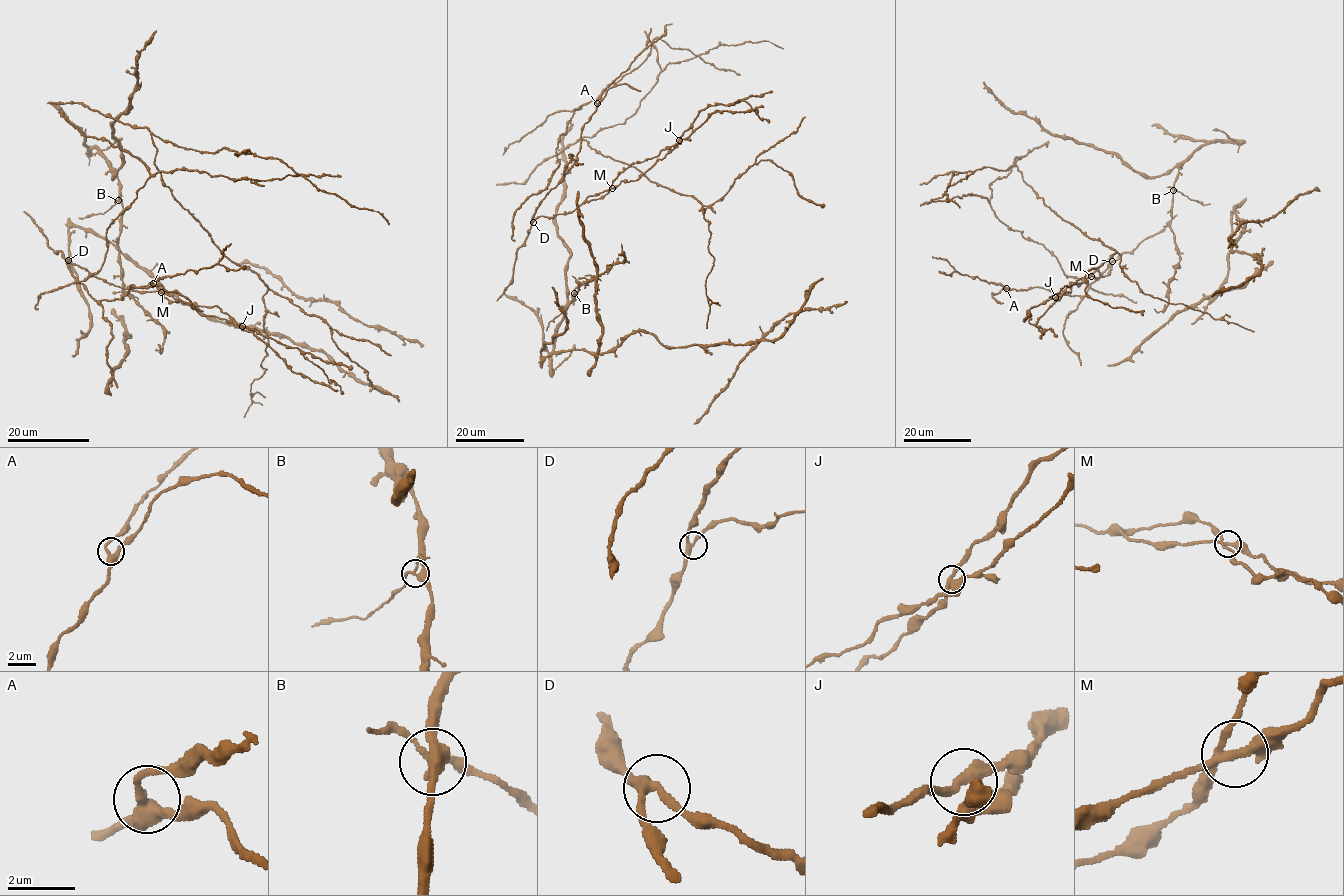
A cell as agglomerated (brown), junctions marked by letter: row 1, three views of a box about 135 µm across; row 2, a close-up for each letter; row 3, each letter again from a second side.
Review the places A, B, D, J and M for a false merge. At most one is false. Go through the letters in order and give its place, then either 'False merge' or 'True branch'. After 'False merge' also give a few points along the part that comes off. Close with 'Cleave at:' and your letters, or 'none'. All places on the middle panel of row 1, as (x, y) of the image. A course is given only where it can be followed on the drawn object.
A: Place: (597, 103). True branch
B: Place: (574, 293). False merge. Course of the part to remove: (574, 292), (571, 301), (549, 322), (546, 331)
D: Place: (533, 222). True branch
J: Place: (679, 140). True branch
M: Place: (612, 188). True branch
Cleave at: B

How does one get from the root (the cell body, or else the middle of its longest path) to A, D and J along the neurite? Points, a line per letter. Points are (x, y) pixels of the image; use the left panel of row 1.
A: (194, 150), (278, 158), (294, 173), (153, 174), (108, 227), (101, 268), (81, 281), (97, 301), (153, 283)
D: (194, 150), (278, 158), (294, 173), (235, 181), (158, 172), (108, 227), (97, 273), (83, 285), (68, 260)
J: (194, 150), (294, 173), (158, 172), (108, 227), (97, 273), (83, 285), (66, 263), (242, 326)

